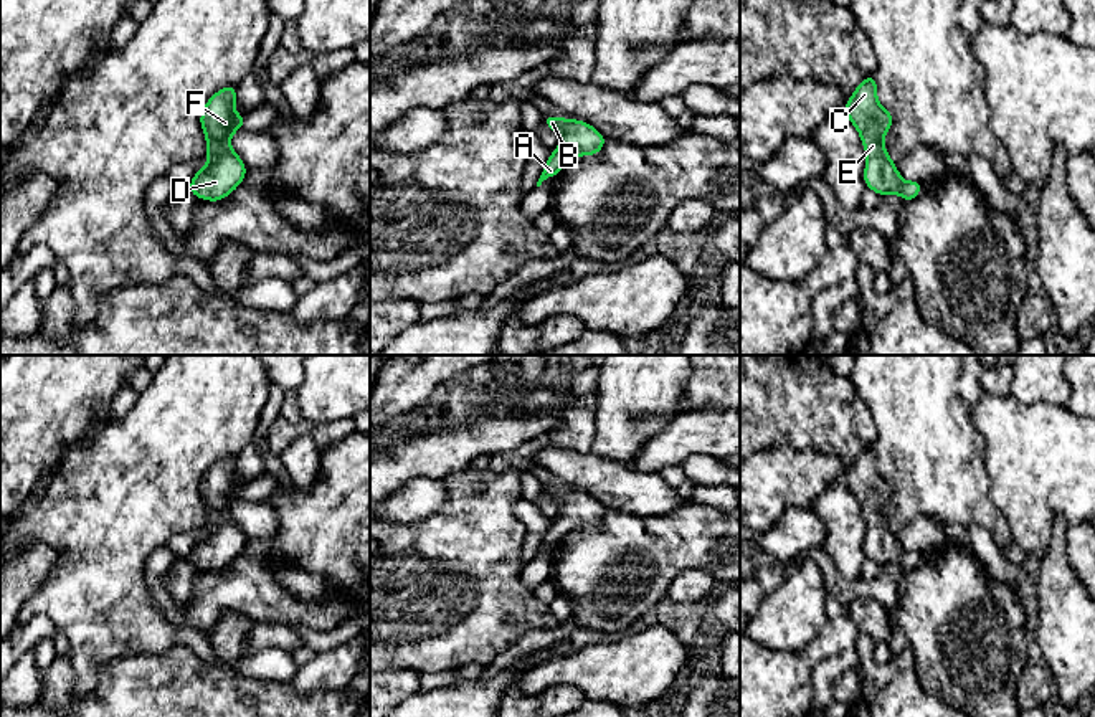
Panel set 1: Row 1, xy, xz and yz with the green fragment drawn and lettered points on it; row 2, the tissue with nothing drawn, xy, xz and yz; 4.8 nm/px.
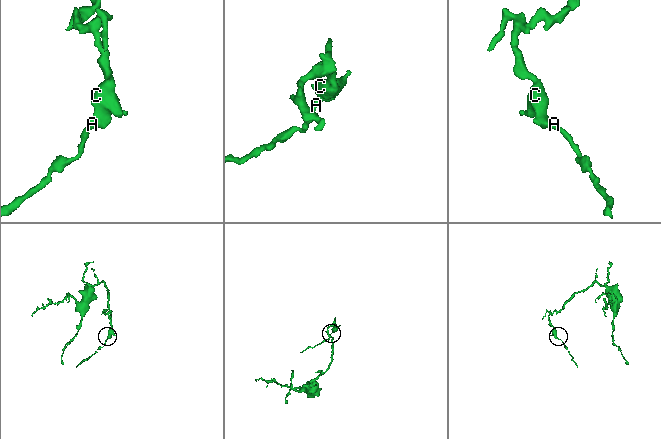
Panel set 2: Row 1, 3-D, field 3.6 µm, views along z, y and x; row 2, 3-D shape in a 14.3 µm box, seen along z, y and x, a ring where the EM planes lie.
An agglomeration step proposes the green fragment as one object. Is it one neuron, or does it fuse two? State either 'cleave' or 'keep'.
keep

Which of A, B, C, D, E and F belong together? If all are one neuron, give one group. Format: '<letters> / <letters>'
A B C D E F

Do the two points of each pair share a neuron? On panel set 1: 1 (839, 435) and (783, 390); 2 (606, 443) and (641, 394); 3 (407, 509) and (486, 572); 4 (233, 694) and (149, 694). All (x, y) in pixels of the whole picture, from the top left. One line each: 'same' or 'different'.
1: same
2: same
3: different
4: same

